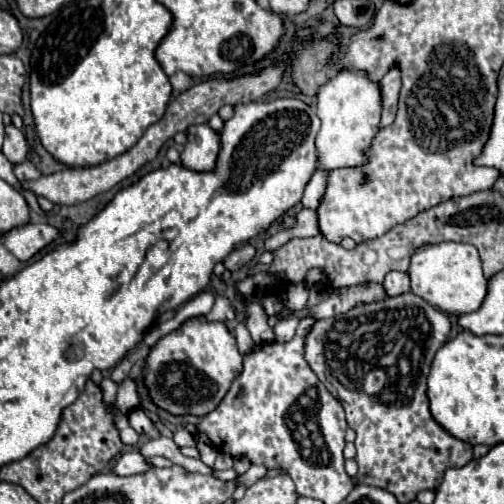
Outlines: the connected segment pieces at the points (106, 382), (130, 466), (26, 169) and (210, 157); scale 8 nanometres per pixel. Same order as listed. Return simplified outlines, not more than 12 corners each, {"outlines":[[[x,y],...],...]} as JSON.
{"outlines":[[[103,378],[101,390],[107,404],[115,410],[117,384],[111,378]],[[139,450],[119,458],[113,472],[119,476],[145,474],[153,468]],[[31,162],[15,166],[15,176],[19,180],[41,178],[41,170]],[[207,124],[187,130],[181,166],[213,172],[221,138]]]}

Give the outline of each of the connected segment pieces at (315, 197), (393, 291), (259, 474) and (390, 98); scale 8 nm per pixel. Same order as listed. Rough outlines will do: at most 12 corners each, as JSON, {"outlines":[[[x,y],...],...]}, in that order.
{"outlines":[[[315,170],[301,204],[317,208],[327,182],[325,170]],[[389,272],[383,280],[387,296],[411,292],[403,272]],[[251,466],[237,482],[251,486],[265,476],[265,466]],[[397,68],[379,82],[381,128],[395,120],[401,74]]]}

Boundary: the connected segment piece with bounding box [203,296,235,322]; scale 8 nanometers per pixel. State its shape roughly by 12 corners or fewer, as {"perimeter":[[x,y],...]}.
{"perimeter":[[215,300],[213,310],[203,318],[209,322],[233,318],[229,300]]}

